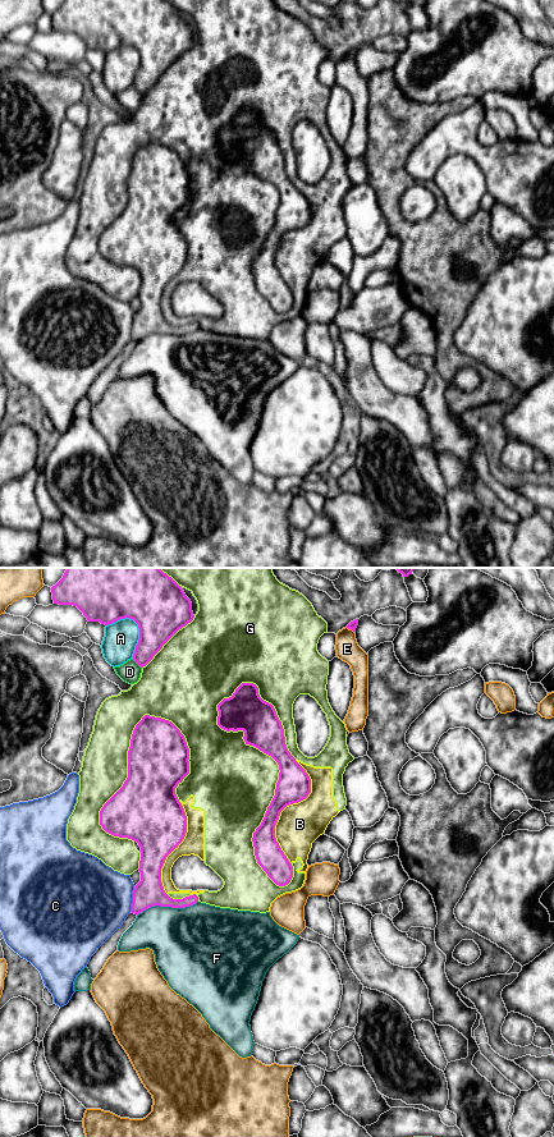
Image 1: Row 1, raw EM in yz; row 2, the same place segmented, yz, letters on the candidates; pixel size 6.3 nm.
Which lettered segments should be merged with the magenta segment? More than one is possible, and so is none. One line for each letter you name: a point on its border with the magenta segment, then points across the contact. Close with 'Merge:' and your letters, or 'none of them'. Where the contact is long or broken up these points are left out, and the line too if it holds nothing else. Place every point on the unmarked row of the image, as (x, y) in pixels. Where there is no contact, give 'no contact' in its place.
Merge: none of them

